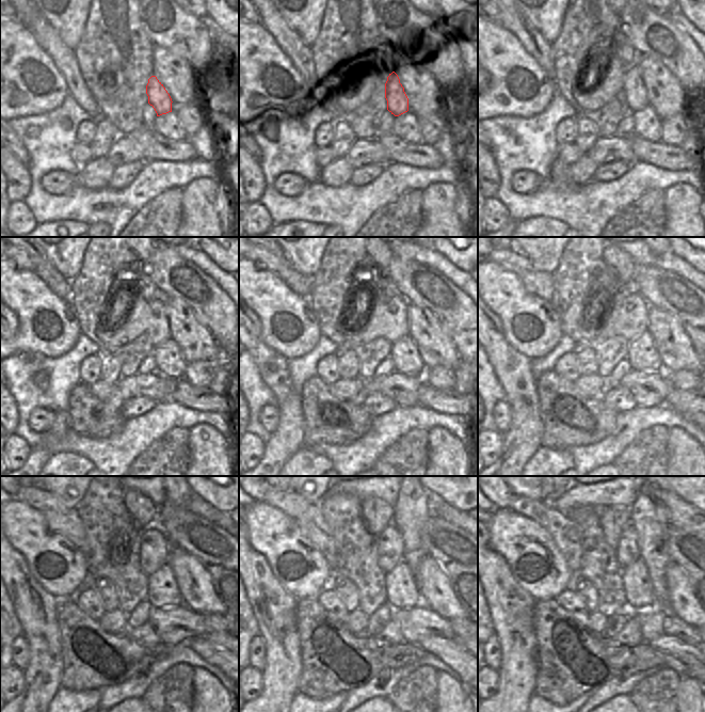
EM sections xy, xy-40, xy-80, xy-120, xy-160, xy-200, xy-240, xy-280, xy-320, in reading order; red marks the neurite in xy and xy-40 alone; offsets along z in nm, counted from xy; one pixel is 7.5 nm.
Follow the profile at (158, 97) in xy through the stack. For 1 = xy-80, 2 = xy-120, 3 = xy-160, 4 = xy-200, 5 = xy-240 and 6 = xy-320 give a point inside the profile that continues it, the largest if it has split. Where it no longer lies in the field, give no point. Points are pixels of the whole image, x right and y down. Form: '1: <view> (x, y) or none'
1: xy-80 (635, 91)
2: xy-120 (158, 330)
3: xy-160 (396, 318)
4: xy-200 (633, 321)
5: xy-240 (155, 546)
6: xy-320 (627, 551)

